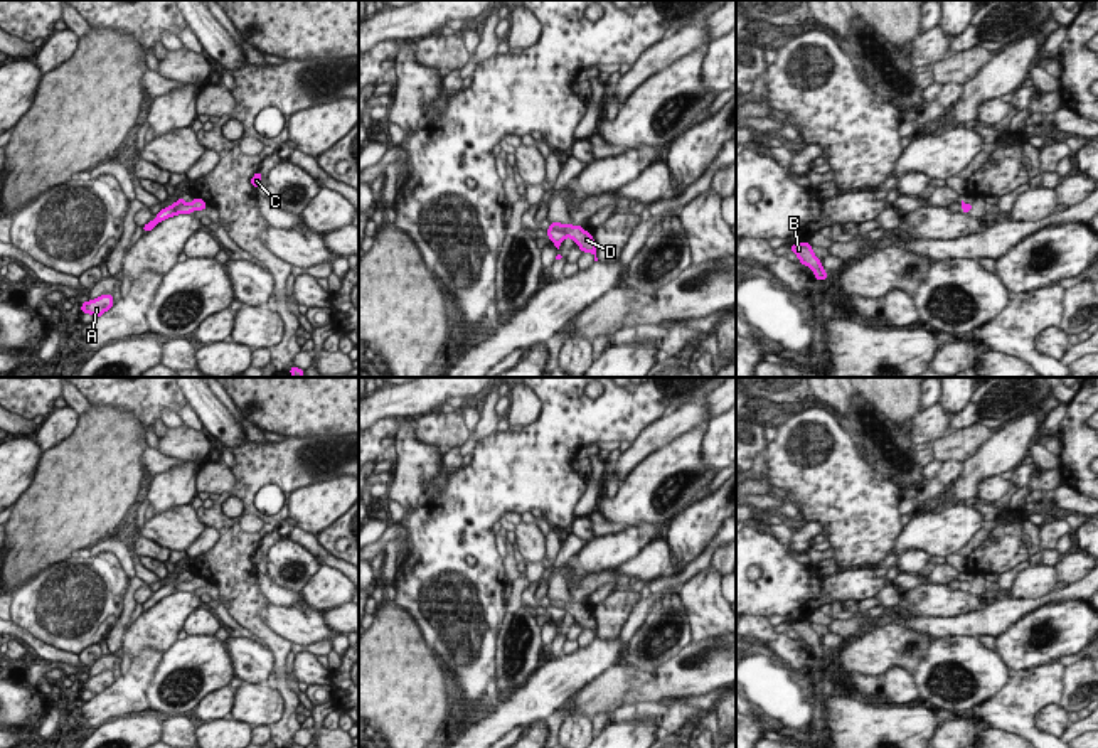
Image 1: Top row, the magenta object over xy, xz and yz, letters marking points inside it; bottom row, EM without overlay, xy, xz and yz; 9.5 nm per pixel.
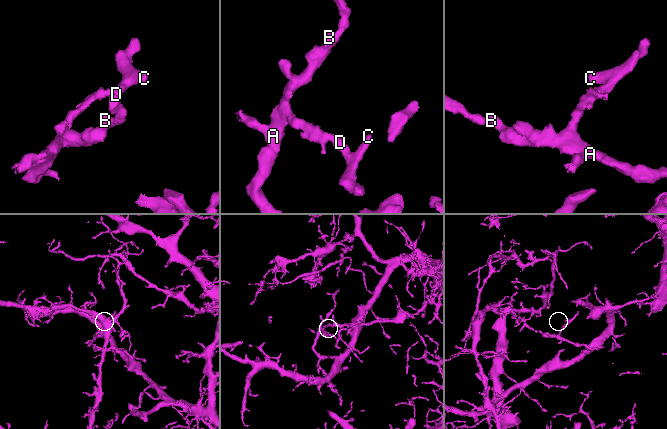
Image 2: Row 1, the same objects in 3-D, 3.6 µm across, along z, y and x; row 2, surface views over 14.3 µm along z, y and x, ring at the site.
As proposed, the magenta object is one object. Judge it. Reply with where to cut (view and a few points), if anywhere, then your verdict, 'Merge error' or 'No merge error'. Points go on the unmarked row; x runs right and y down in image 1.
No split. No merge error.

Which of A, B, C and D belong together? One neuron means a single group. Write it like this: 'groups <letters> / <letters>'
groups A B C D

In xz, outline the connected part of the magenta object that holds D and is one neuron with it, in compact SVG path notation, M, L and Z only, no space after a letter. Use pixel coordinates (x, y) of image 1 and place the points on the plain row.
M551 600L549 606L546 608L549 617L554 620L554 623L559 627L564 615L571 615L574 622L581 625L583 630L593 630L594 638L596 635L596 622L593 618L593 613L583 606L583 603L573 603L573 601L559 601Z

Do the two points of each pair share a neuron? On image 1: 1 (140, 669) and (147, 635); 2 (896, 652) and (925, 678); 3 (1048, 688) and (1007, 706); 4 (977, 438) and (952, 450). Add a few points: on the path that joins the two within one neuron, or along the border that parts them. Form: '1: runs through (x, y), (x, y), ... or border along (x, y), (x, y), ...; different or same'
1: border along (162, 652), (142, 649), (132, 657); different
2: border along (937, 639), (911, 673); different
3: runs through (1038, 688), (1028, 691), (1018, 701); same
4: runs through (970, 438), (959, 447); same

